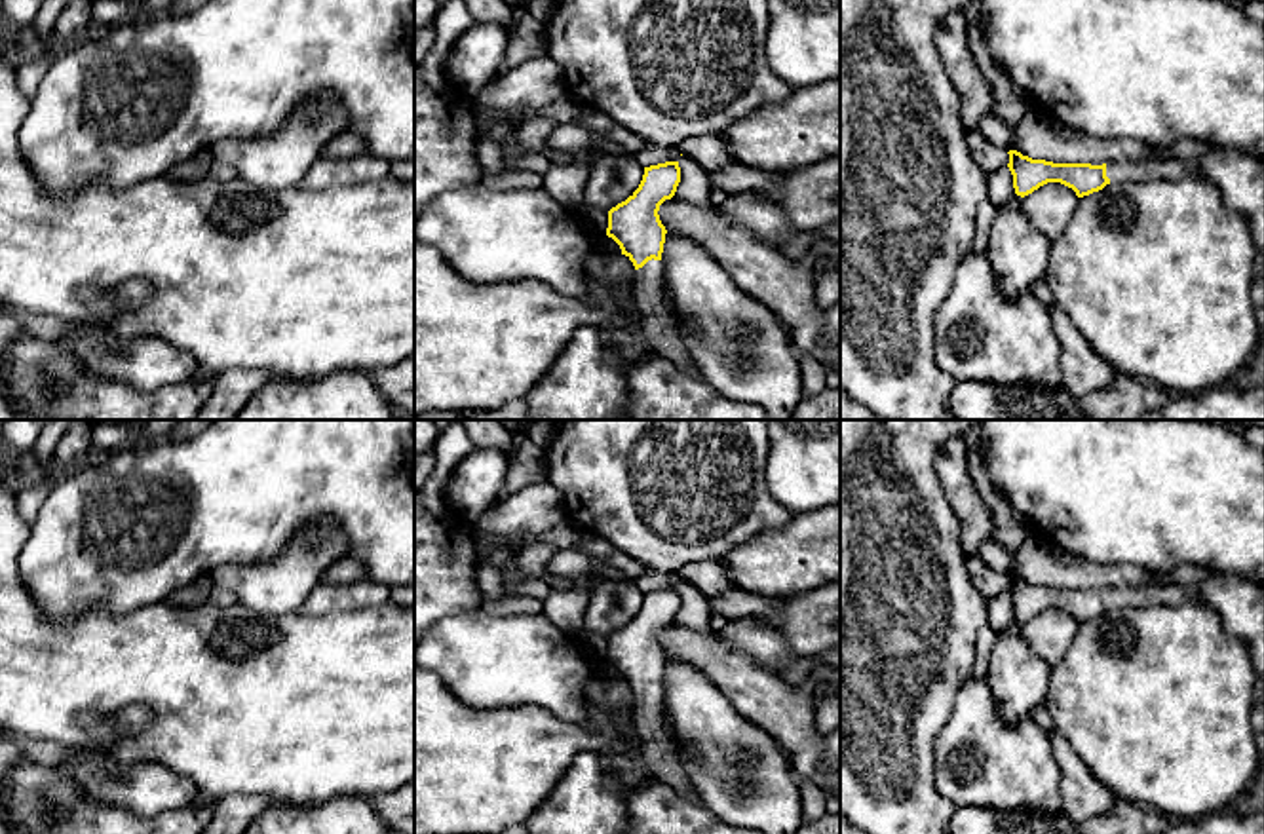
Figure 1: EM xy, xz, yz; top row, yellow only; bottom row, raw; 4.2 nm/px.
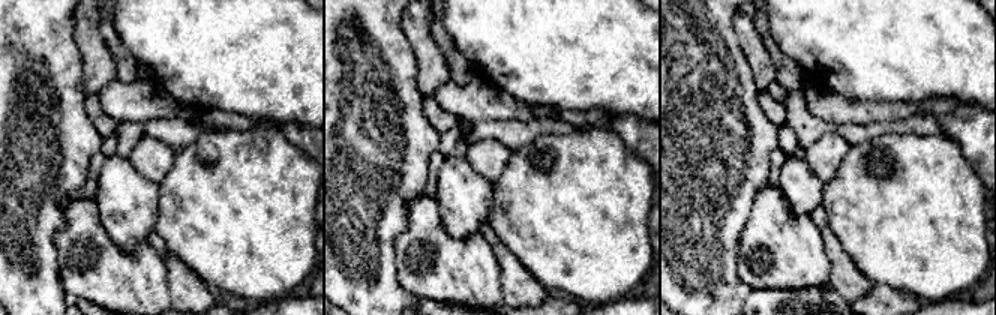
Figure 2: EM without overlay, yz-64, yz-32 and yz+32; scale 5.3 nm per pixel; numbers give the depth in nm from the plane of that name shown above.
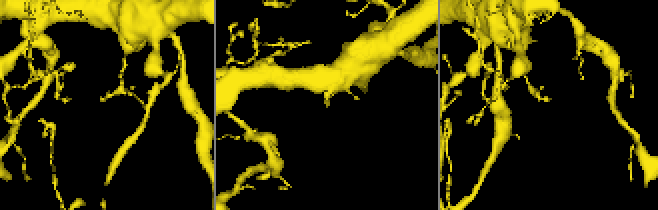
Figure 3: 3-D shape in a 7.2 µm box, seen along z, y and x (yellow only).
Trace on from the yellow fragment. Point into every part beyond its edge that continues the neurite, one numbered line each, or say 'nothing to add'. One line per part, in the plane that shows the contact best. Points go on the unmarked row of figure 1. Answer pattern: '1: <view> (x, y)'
1: xz (658, 749)

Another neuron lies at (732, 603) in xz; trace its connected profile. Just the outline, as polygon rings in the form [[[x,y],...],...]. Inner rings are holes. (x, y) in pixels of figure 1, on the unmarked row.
[[[739,587],[726,589],[711,597],[713,612],[730,619],[758,616],[783,606],[783,598],[766,598],[760,595],[751,595]]]

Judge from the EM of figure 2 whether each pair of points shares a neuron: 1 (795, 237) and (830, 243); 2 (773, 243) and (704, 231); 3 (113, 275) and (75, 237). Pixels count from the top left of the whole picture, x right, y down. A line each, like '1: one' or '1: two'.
1: two
2: two
3: one

